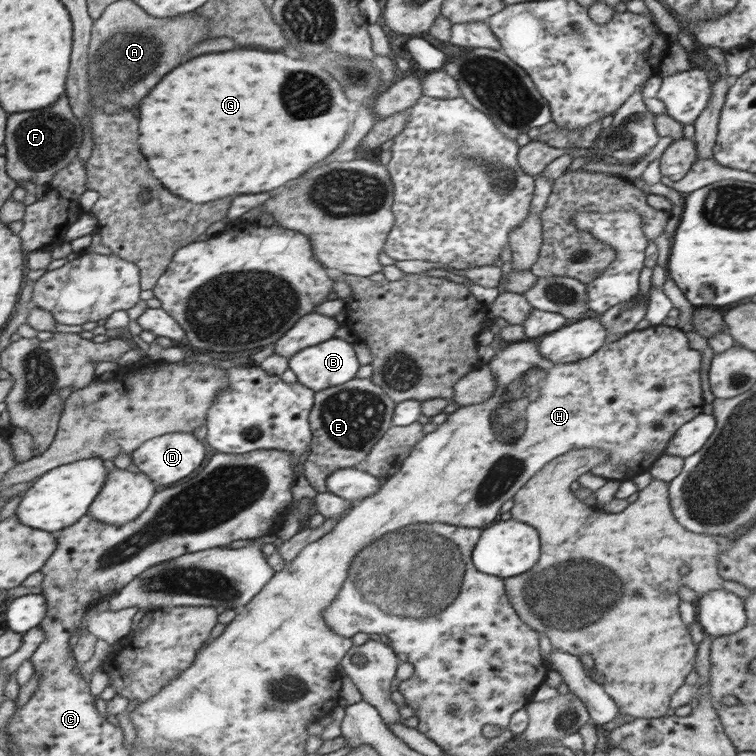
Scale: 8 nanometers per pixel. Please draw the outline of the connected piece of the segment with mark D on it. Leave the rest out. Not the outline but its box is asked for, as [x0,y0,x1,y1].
[131,434,205,486]

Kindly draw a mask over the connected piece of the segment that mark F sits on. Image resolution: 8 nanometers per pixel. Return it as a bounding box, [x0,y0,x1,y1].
[6,93,85,187]

